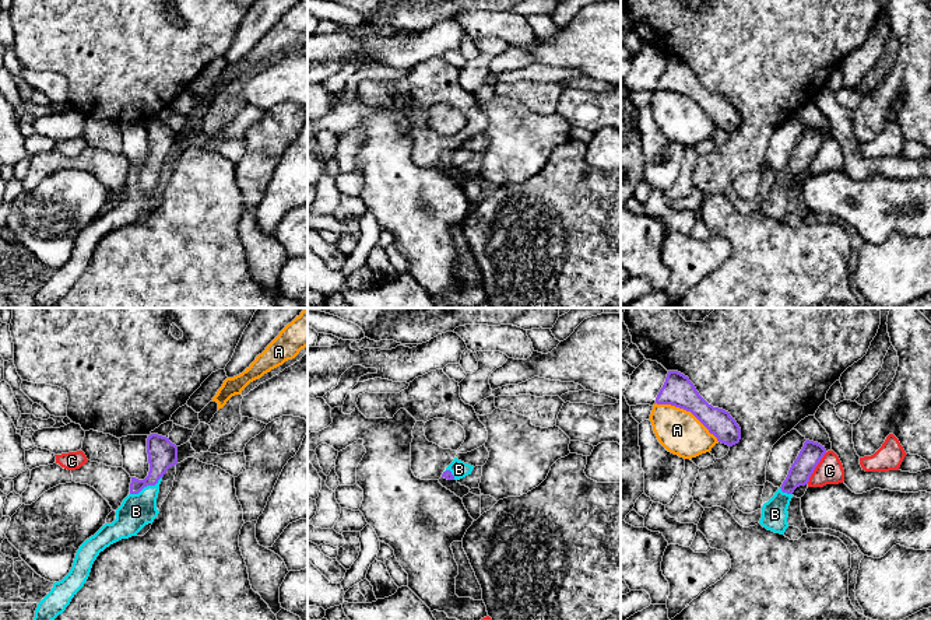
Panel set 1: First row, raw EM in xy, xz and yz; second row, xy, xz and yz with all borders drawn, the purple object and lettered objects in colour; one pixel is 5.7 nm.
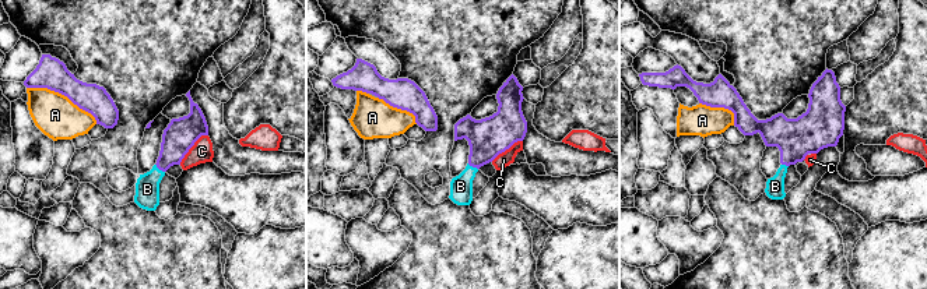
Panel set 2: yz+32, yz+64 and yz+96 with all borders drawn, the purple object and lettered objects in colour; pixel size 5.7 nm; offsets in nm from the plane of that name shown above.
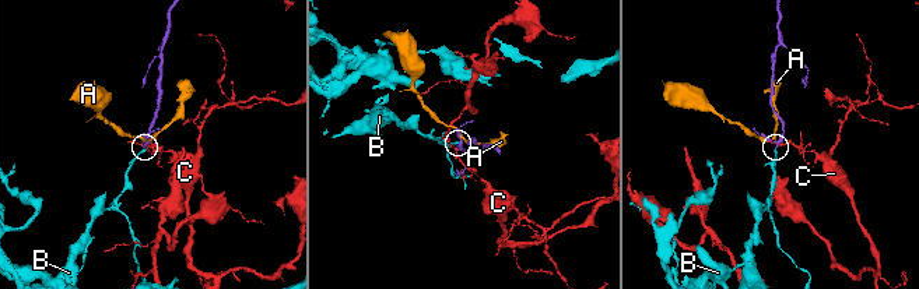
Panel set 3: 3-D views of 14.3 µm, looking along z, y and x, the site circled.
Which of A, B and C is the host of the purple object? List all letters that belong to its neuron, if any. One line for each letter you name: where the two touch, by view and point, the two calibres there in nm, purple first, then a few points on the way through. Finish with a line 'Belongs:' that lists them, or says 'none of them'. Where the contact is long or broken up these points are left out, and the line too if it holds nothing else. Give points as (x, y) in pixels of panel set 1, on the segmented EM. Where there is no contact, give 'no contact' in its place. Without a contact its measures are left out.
B: xy (146, 486) | 170/190 nm | across xy (162, 454), (155, 476), (146, 486), (140, 507), (136, 511)
Belongs: B

